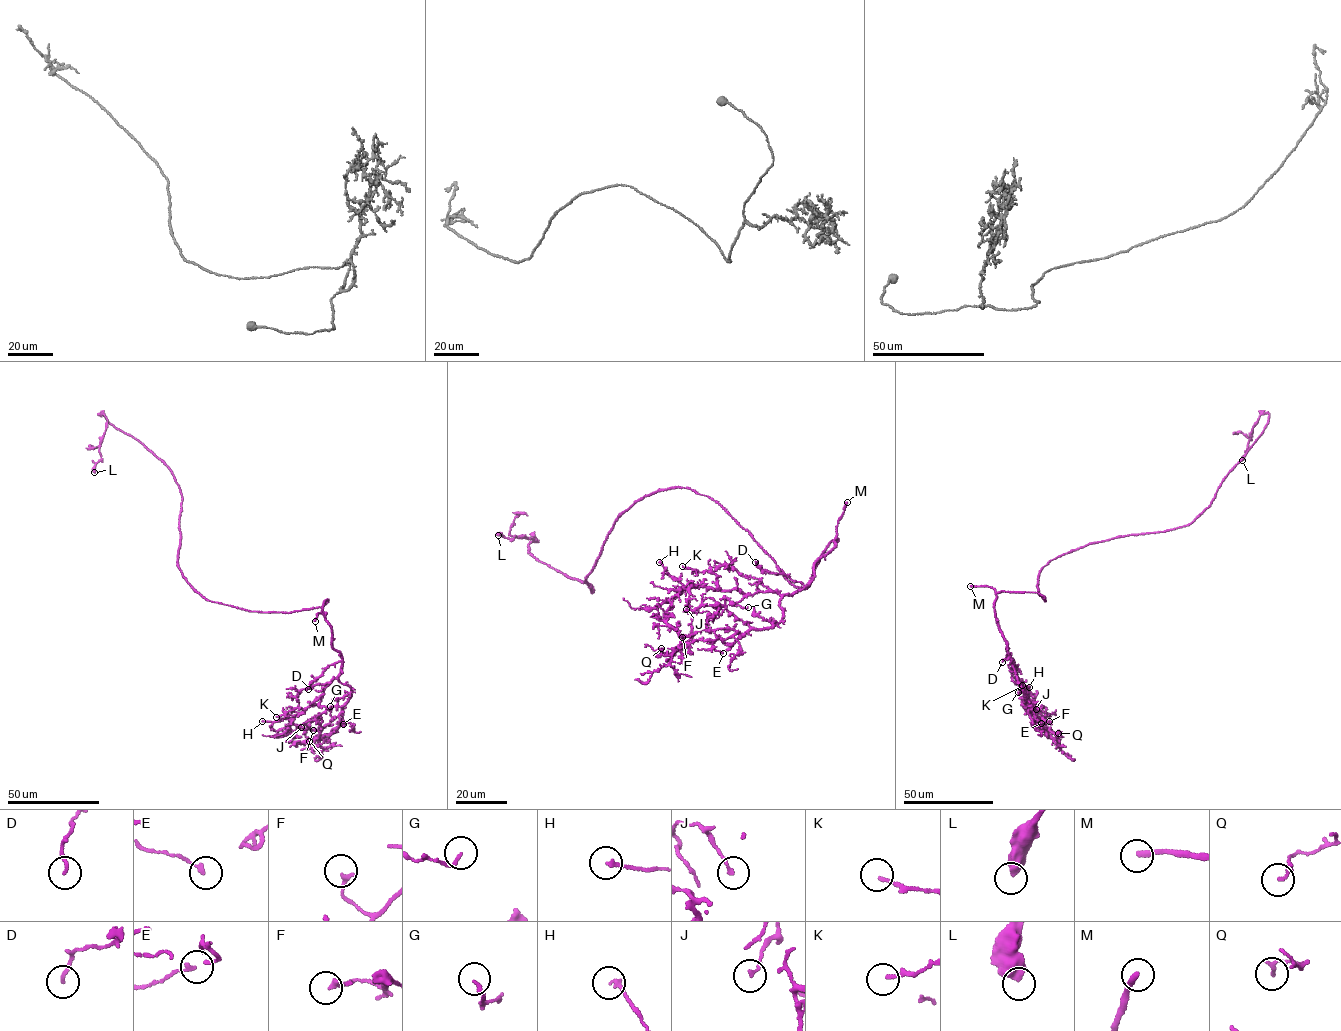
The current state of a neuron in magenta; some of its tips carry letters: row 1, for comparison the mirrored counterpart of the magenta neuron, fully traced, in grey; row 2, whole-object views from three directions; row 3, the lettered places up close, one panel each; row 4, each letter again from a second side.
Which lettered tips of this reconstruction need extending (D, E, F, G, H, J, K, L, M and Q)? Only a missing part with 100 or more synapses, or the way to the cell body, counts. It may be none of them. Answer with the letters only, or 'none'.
M

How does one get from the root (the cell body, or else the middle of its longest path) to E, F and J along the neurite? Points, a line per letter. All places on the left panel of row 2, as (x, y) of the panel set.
E: (224, 604), (288, 613), (328, 599), (322, 611), (341, 657), (338, 680), (351, 689), (334, 730), (343, 724)
F: (224, 604), (288, 613), (328, 599), (322, 611), (341, 657), (338, 680), (351, 696), (306, 729), (313, 730)
J: (224, 604), (288, 613), (328, 599), (322, 611), (341, 671), (294, 717), (301, 727)

